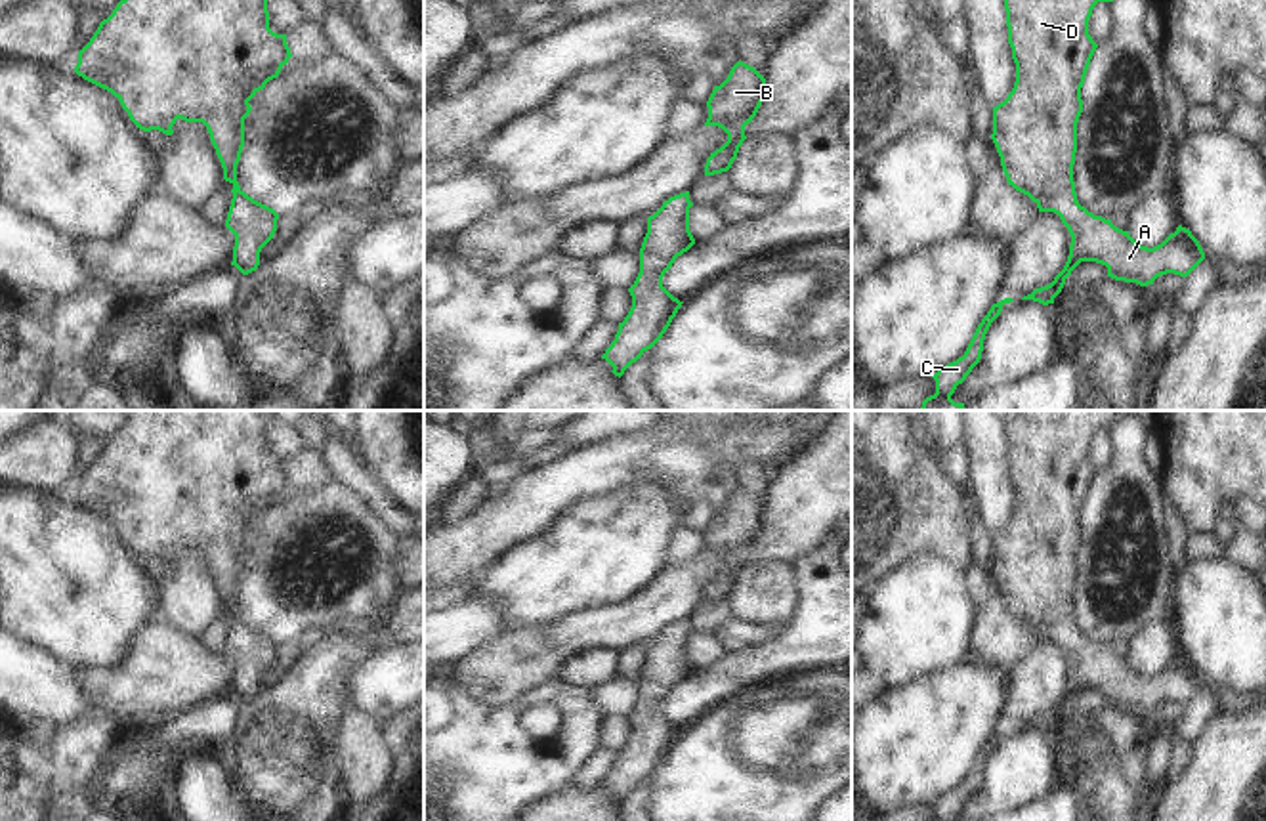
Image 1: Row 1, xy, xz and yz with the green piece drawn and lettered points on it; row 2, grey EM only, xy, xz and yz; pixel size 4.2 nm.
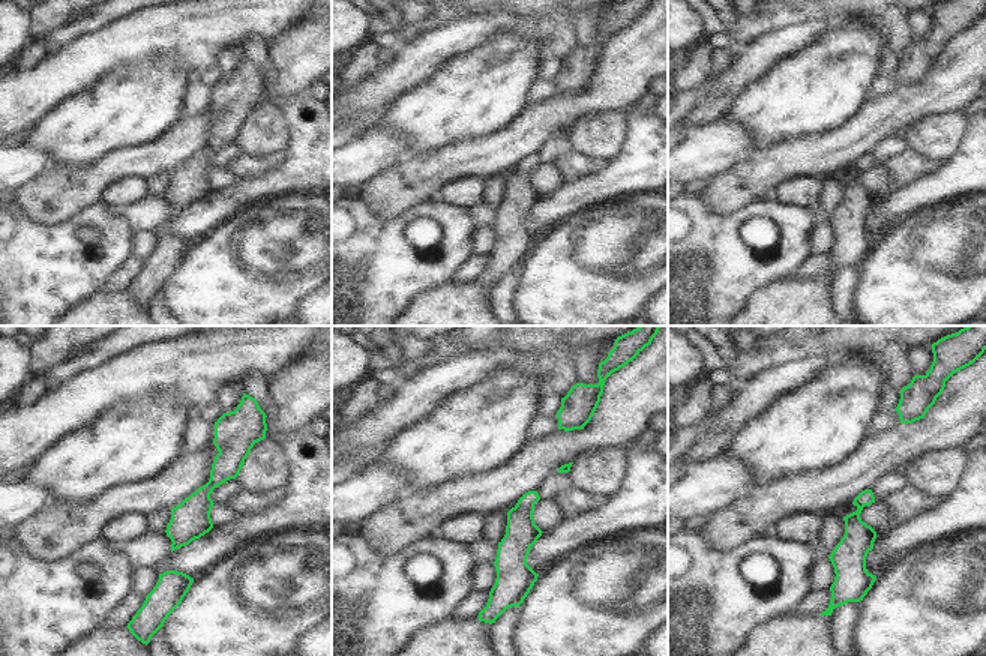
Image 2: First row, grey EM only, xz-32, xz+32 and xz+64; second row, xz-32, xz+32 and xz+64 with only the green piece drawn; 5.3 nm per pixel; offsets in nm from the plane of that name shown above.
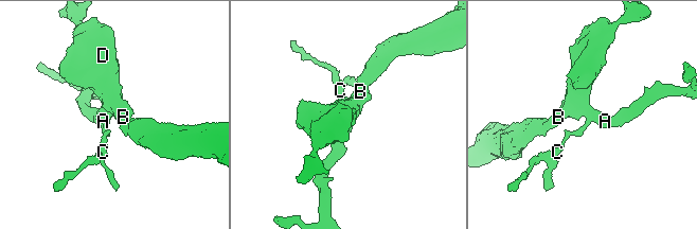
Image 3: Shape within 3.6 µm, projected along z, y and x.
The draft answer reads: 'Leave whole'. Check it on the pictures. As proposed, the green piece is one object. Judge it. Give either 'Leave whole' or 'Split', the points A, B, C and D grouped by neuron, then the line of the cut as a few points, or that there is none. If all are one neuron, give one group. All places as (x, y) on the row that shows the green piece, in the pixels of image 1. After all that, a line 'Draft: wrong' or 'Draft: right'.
Leave whole. Groups: A B C D. No split
Draft: right

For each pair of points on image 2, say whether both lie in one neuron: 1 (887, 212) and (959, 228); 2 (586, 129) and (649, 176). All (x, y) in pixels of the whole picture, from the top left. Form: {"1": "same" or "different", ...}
{"1": "different", "2": "different"}

